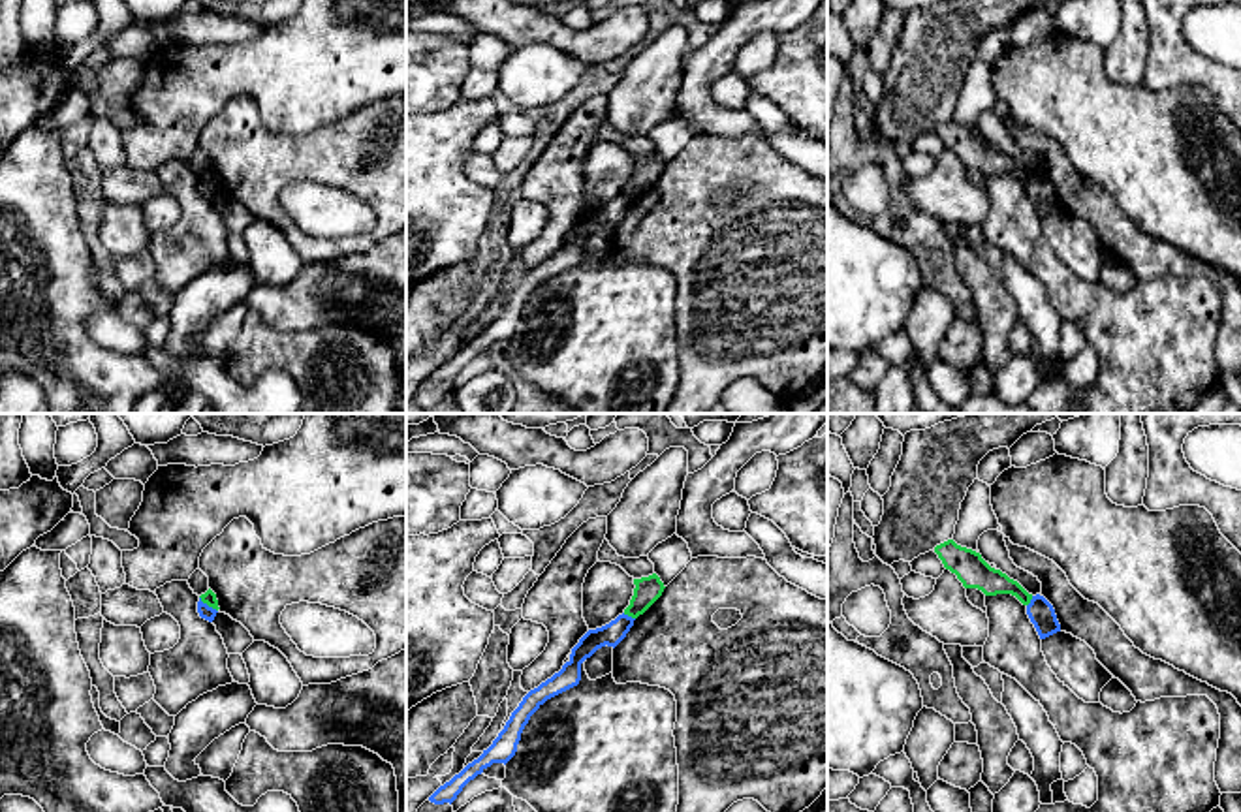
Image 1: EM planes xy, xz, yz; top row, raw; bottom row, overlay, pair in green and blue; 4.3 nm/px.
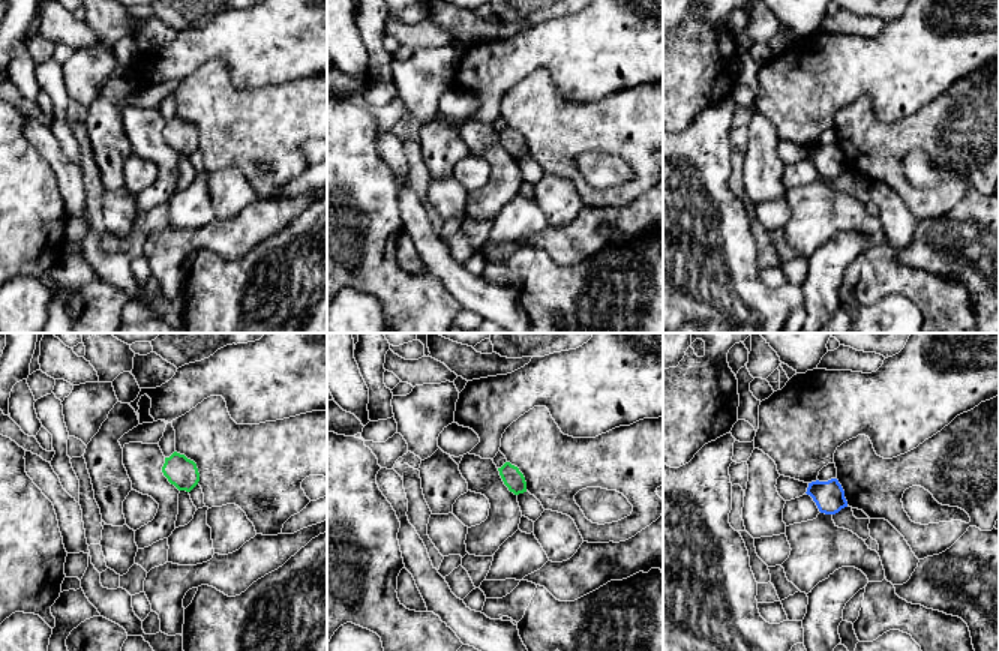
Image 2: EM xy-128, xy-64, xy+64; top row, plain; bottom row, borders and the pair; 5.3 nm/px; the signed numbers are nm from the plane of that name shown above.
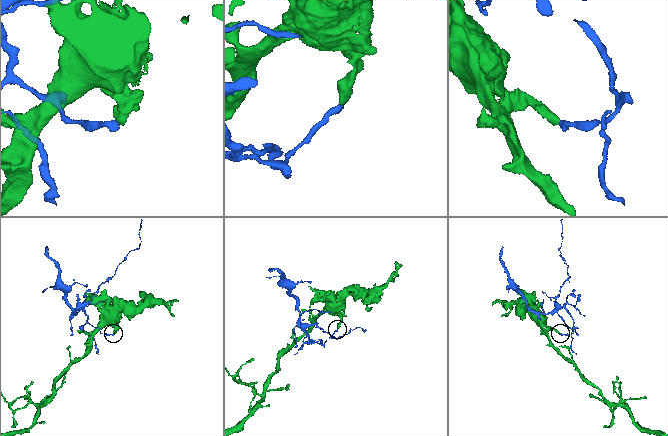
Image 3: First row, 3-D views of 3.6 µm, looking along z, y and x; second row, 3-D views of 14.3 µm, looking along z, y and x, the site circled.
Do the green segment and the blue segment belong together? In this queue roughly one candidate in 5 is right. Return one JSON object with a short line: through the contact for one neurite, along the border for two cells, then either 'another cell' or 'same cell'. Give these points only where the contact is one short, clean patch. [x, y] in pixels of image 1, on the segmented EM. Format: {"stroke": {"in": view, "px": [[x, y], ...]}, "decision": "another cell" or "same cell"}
{"stroke": {"in": "xy", "px": [[200, 596], [217, 611]]}, "decision": "another cell"}

